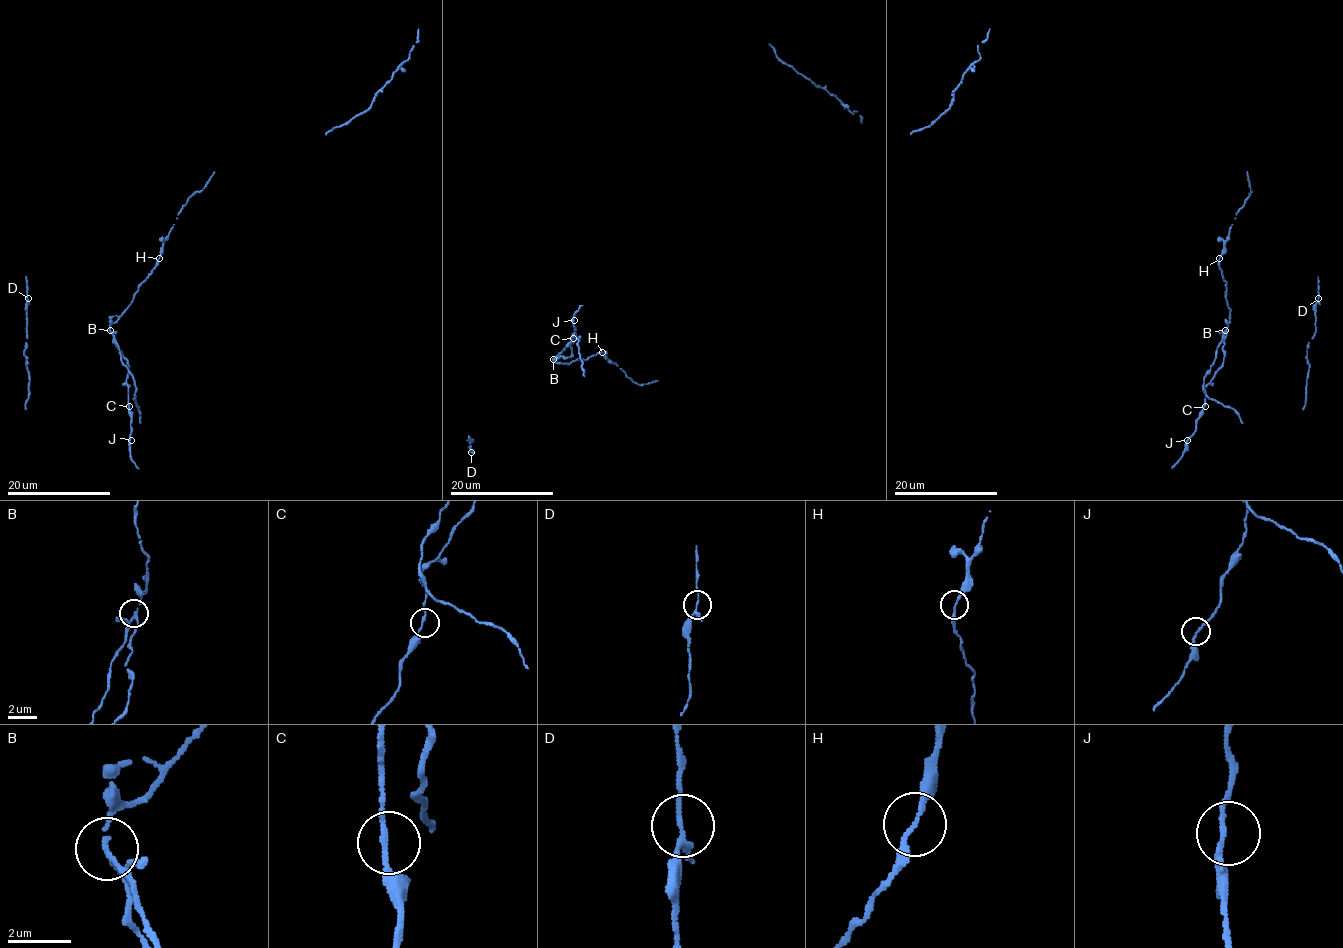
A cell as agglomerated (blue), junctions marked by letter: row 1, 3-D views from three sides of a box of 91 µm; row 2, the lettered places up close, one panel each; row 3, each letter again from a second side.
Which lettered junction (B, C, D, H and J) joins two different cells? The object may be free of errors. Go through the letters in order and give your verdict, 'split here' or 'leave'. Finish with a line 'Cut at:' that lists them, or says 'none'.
B: split here
C: leave
D: leave
H: leave
J: leave
Cut at: B

